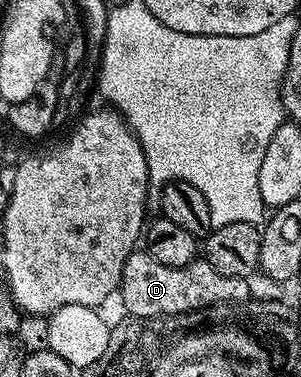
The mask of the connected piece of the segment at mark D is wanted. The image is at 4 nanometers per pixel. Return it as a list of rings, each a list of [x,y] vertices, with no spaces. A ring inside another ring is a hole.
[[[136,249],[125,261],[118,294],[123,295],[123,307],[128,316],[137,319],[157,319],[164,315],[187,315],[202,307],[216,307],[219,303],[245,303],[252,298],[248,280],[225,277],[217,273],[206,258],[196,257],[189,265],[170,267],[153,261],[145,249]]]

